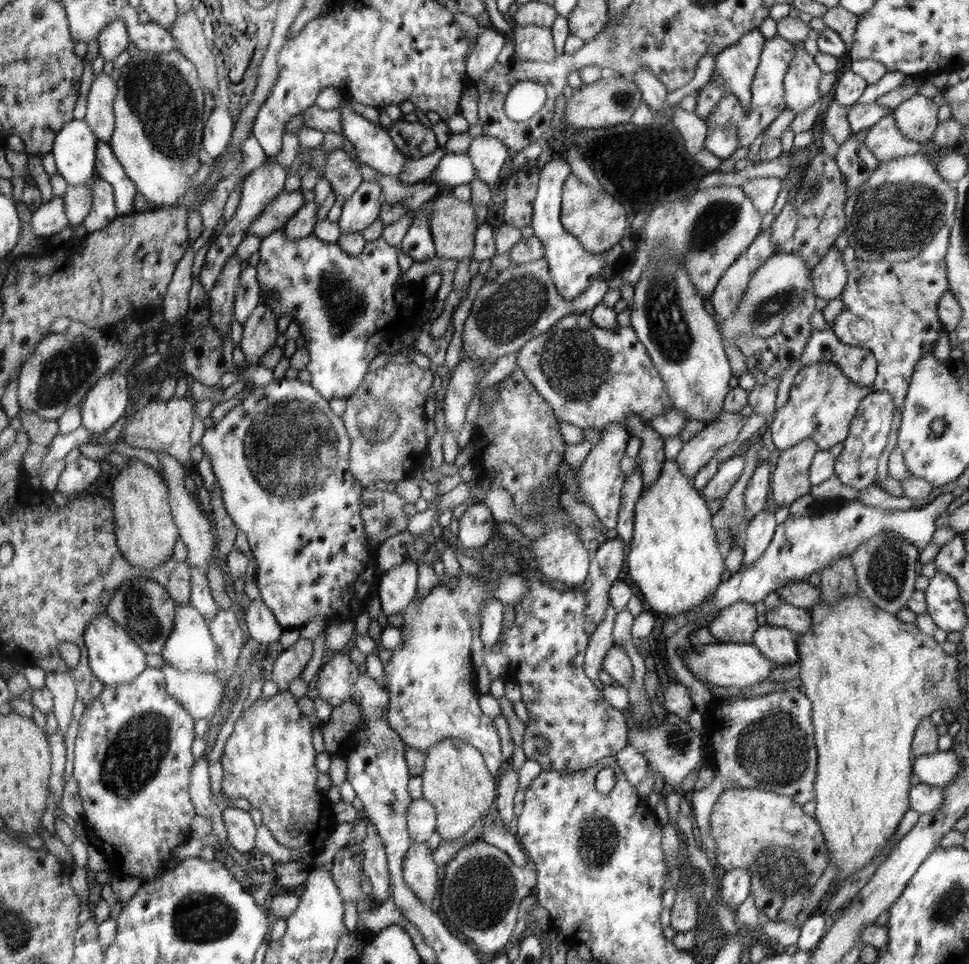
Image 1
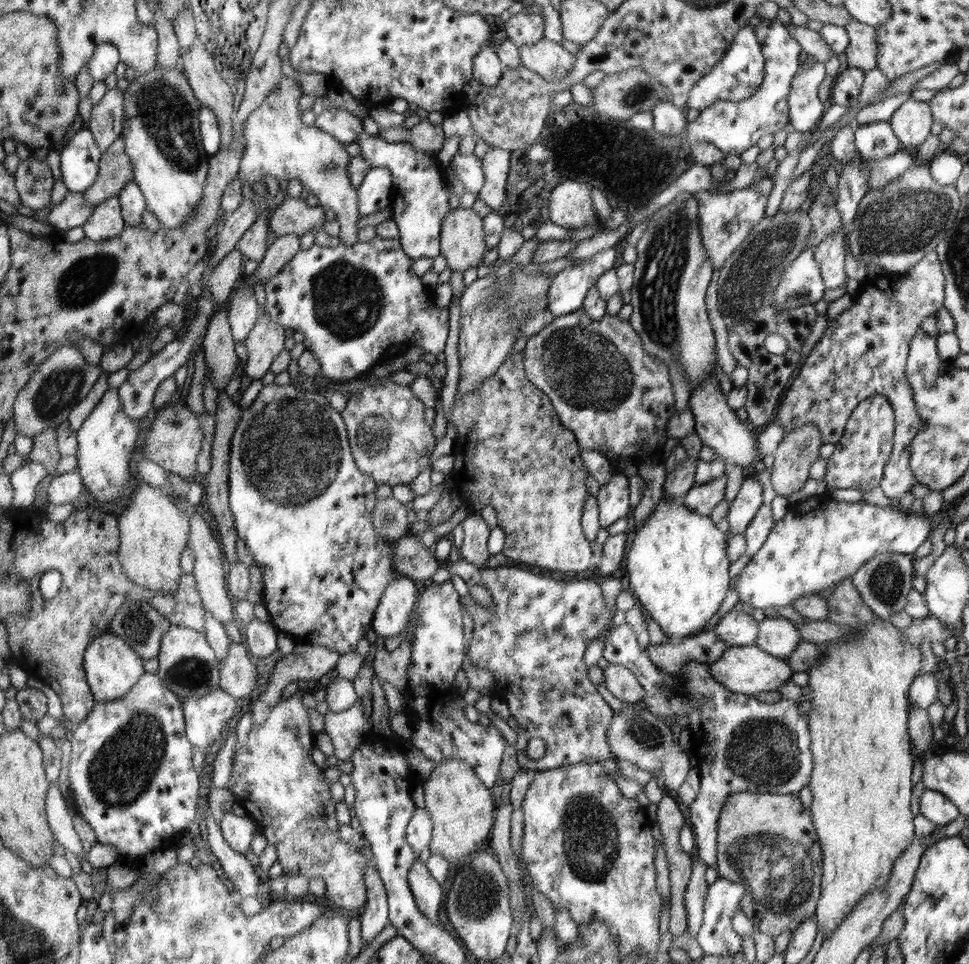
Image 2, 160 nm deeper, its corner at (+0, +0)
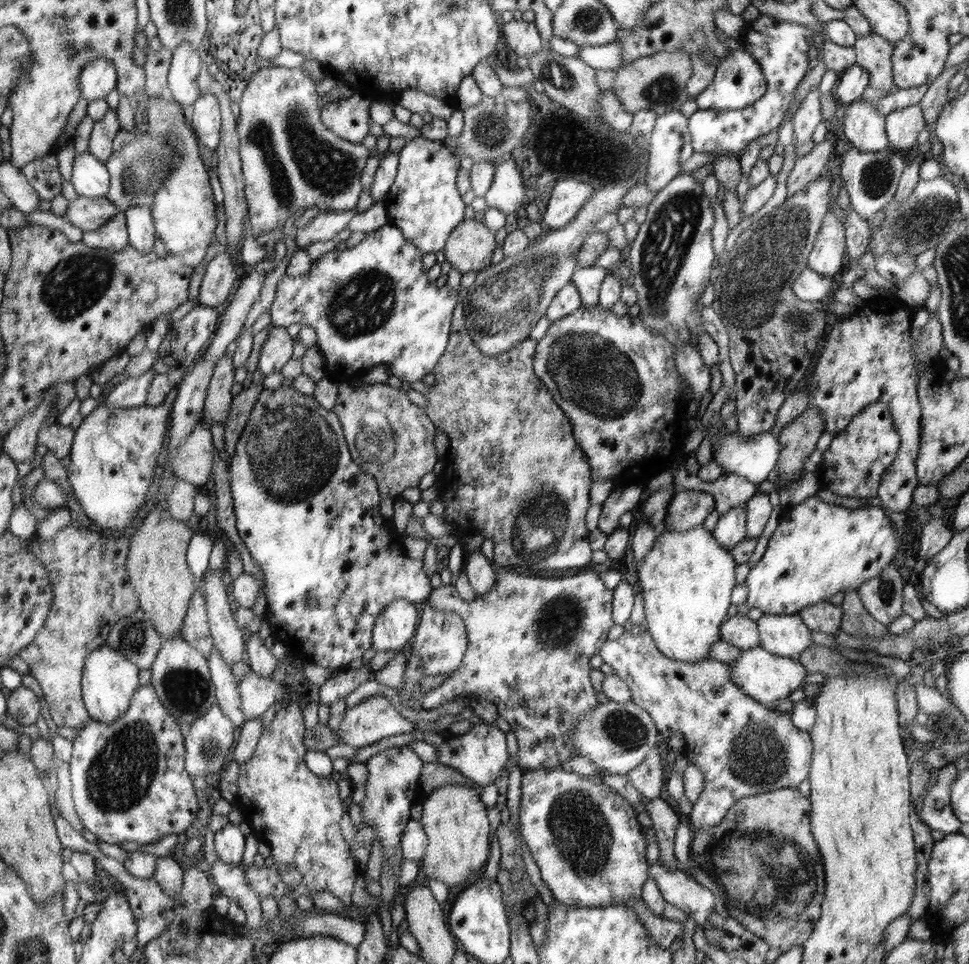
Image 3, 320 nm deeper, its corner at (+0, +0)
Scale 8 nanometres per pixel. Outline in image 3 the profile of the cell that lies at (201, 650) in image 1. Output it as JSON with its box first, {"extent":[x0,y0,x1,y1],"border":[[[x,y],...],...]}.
{"extent":[151,635,217,735],"border":[[[180,635],[162,641],[160,650],[151,666],[151,685],[154,686],[160,702],[181,726],[182,735],[186,728],[198,717],[206,713],[217,702],[214,683],[209,671],[208,659],[192,648]]]}

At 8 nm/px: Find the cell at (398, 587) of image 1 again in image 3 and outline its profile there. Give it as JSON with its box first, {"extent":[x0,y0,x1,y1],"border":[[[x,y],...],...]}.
{"extent":[373,598,420,652],"border":[[[399,598],[392,601],[384,611],[381,612],[381,616],[377,618],[374,625],[373,632],[373,647],[378,652],[400,651],[408,649],[411,638],[417,632],[416,625],[420,624],[420,610],[419,606],[414,605],[412,602],[408,602],[405,598]]]}

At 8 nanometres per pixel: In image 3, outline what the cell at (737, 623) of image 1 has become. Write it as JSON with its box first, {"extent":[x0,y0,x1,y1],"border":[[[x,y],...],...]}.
{"extent":[720,613,760,651],"border":[[[737,613],[727,617],[720,627],[721,640],[737,646],[741,651],[756,648],[760,644],[756,621]]]}

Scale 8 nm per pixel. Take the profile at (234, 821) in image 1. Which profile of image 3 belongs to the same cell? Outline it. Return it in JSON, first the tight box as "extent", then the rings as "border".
{"extent":[214,821,246,865],"border":[[[239,821],[236,823],[229,822],[214,835],[216,854],[218,859],[224,863],[238,865],[243,861],[246,837],[238,825]]]}

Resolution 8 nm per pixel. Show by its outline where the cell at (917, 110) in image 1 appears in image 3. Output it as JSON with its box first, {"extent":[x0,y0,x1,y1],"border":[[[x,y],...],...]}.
{"extent":[885,104,925,152],"border":[[[919,104],[895,110],[885,116],[885,131],[888,148],[898,152],[916,148],[918,134],[925,128],[924,115]]]}

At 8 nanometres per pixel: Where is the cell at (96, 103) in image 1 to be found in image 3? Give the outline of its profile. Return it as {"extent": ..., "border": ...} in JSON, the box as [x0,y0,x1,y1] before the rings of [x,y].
{"extent":[89,108,120,163],"border":[[[109,108],[105,116],[94,123],[89,136],[89,151],[105,163],[112,156],[113,140],[120,131],[117,111]]]}

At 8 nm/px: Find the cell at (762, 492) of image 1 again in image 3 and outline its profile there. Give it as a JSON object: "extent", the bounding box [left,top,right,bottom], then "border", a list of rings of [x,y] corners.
{"extent":[711,504,747,551],"border":[[[743,504],[724,514],[711,533],[720,546],[730,551],[731,548],[734,548],[741,540],[747,537],[746,524],[747,515],[745,504]]]}

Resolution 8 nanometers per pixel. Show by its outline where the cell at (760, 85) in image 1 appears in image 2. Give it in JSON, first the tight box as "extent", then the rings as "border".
{"extent":[686,19,804,155],"border":[[[764,19],[755,26],[756,39],[762,47],[765,58],[765,75],[759,89],[750,98],[740,102],[718,100],[712,106],[699,112],[693,122],[687,123],[686,132],[689,146],[699,140],[716,145],[724,154],[741,155],[752,148],[764,134],[772,134],[785,128],[789,122],[787,103],[792,81],[801,68],[804,52],[801,45],[790,36],[786,27],[777,19]]]}

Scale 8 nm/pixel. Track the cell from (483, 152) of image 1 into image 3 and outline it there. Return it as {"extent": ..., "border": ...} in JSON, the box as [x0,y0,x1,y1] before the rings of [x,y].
{"extent":[485,155,526,215],"border":[[[511,155],[497,166],[496,176],[489,192],[485,194],[488,207],[501,210],[505,215],[514,214],[518,208],[524,206],[526,187],[523,176]]]}

